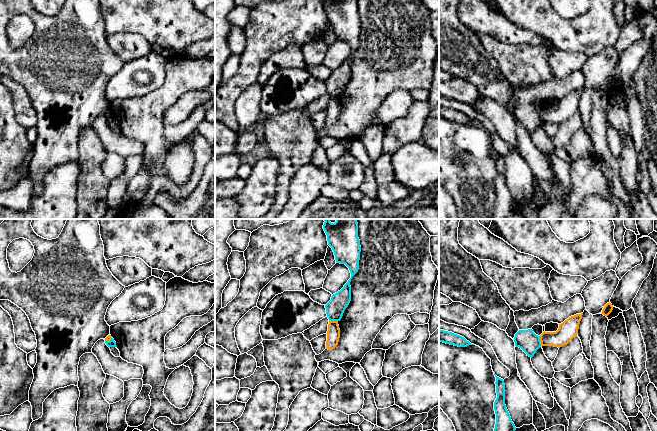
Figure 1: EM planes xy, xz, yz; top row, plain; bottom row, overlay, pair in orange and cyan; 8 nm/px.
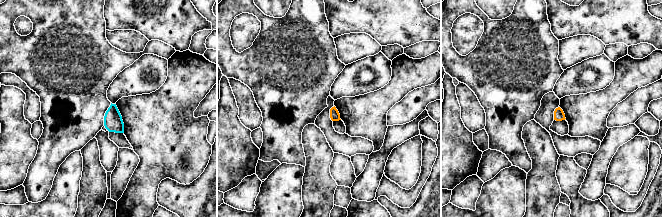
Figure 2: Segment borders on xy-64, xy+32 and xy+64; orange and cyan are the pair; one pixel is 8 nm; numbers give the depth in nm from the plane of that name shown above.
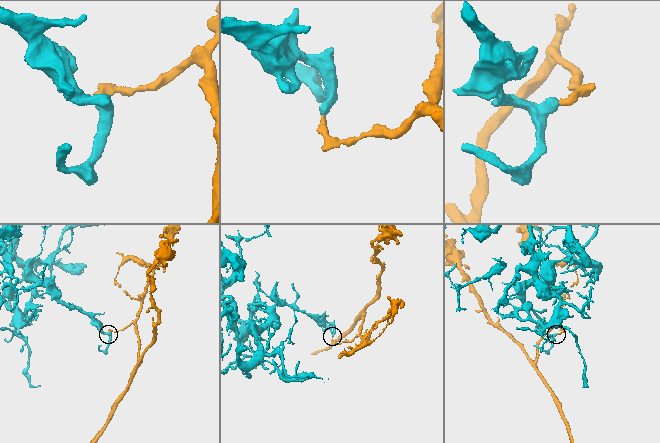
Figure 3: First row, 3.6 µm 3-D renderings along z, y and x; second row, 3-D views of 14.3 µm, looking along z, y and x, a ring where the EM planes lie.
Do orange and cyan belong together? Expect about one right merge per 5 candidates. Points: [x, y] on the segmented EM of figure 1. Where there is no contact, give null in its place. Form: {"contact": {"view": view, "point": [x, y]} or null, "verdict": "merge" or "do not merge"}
{"contact": {"view": "yz", "point": [540, 340]}, "verdict": "do not merge"}

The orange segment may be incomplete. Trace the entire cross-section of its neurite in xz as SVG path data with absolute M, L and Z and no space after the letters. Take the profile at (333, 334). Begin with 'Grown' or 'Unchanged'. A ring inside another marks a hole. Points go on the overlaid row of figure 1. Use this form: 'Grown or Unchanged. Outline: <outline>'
Unchanged. Outline: M329 321L327 331L326 349L332 350L338 345L340 329L337 321Z

